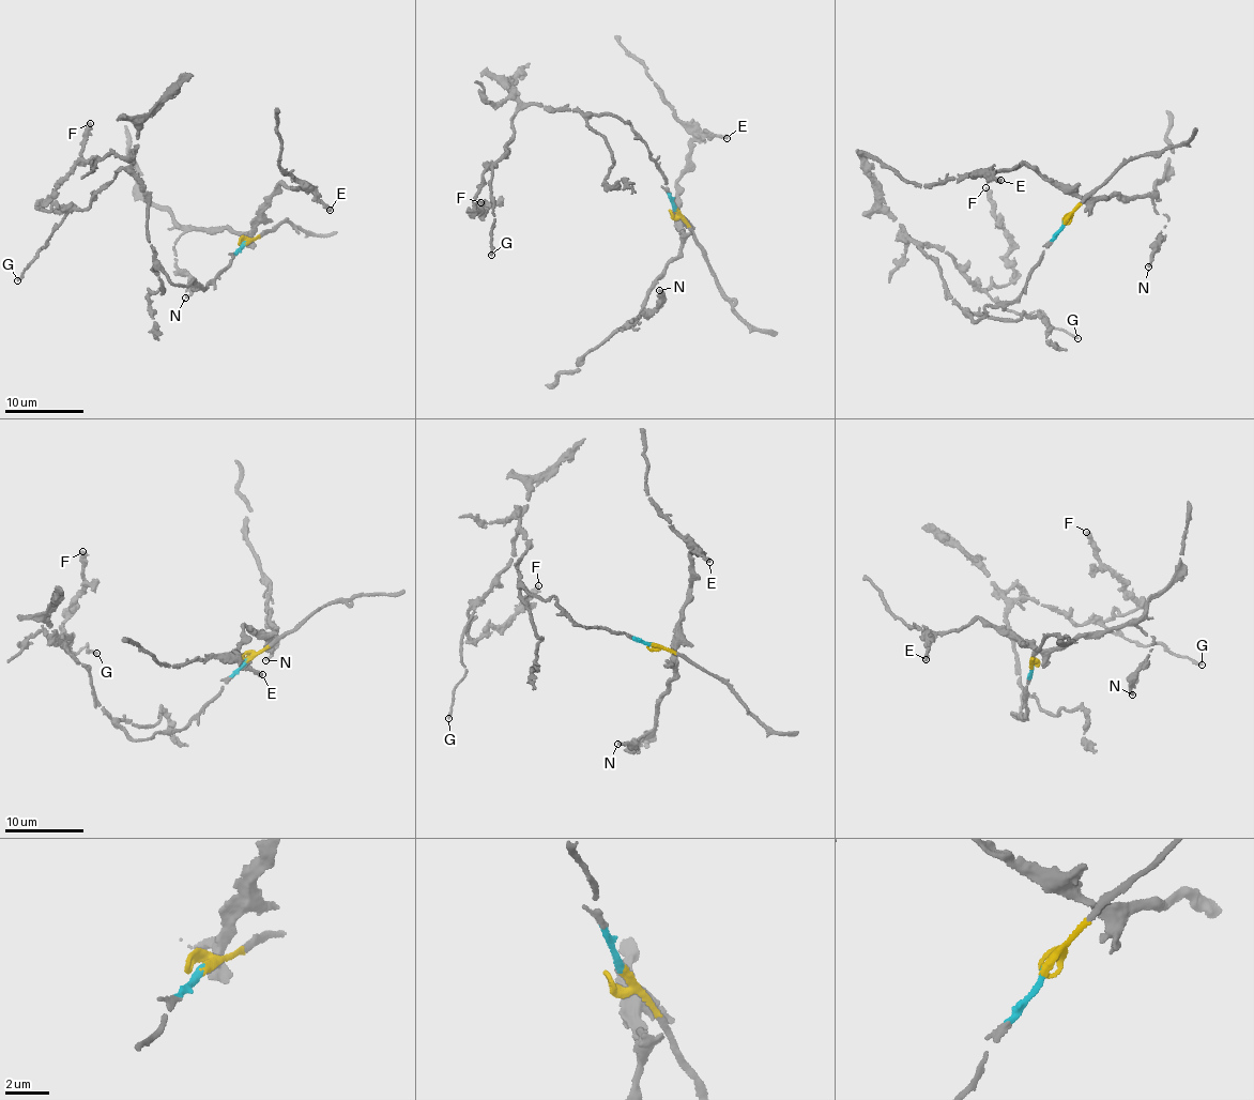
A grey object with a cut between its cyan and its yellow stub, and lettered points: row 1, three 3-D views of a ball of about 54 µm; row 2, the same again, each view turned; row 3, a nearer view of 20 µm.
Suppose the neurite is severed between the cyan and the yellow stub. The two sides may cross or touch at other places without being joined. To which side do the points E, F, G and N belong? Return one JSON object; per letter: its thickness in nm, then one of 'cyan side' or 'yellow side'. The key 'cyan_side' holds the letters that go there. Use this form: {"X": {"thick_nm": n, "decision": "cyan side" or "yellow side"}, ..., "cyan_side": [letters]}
{"E": {"thick_nm": 280, "decision": "yellow side"}, "F": {"thick_nm": 360, "decision": "cyan side"}, "G": {"thick_nm": 160, "decision": "cyan side"}, "N": {"thick_nm": 180, "decision": "yellow side"}, "cyan_side": ["F", "G"]}

